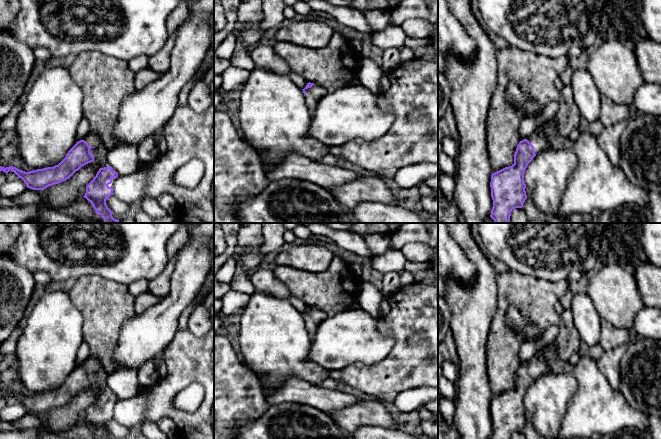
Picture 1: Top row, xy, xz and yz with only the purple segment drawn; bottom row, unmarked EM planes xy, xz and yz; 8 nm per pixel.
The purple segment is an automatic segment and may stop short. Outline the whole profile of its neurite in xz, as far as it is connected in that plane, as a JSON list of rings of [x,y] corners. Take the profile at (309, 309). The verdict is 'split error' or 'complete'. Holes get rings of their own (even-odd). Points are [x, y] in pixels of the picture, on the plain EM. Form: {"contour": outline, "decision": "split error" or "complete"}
{"contour": [[[307,307],[306,311],[303,314],[304,320],[305,320],[305,326],[309,333],[311,342],[315,337],[316,330],[319,326],[319,324],[326,319],[328,316],[327,314],[318,309],[313,307]]], "decision": "split error"}

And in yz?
{"contour": [[[546,350],[535,353],[527,363],[519,366],[514,378],[514,388],[512,390],[505,391],[492,397],[490,411],[493,431],[491,439],[511,439],[513,433],[523,431],[527,423],[524,397],[532,383],[546,370],[545,352]]], "decision": "split error"}

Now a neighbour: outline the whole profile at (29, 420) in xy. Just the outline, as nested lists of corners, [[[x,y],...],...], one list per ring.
[[[27,412],[23,417],[11,423],[13,426],[21,429],[39,428],[42,426],[41,419],[38,414]]]

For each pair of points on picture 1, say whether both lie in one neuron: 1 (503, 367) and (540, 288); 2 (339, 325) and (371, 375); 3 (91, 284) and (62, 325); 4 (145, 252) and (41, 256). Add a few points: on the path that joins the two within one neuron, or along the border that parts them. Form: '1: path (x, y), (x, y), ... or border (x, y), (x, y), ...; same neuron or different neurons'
1: path (503, 343), (500, 336), (500, 312), (516, 293); same neuron
2: border (386, 356), (371, 363), (354, 362), (341, 370); different neurons
3: border (67, 292), (73, 305), (82, 316), (83, 328); different neurons
4: path (119, 250), (107, 238), (67, 237); same neuron

